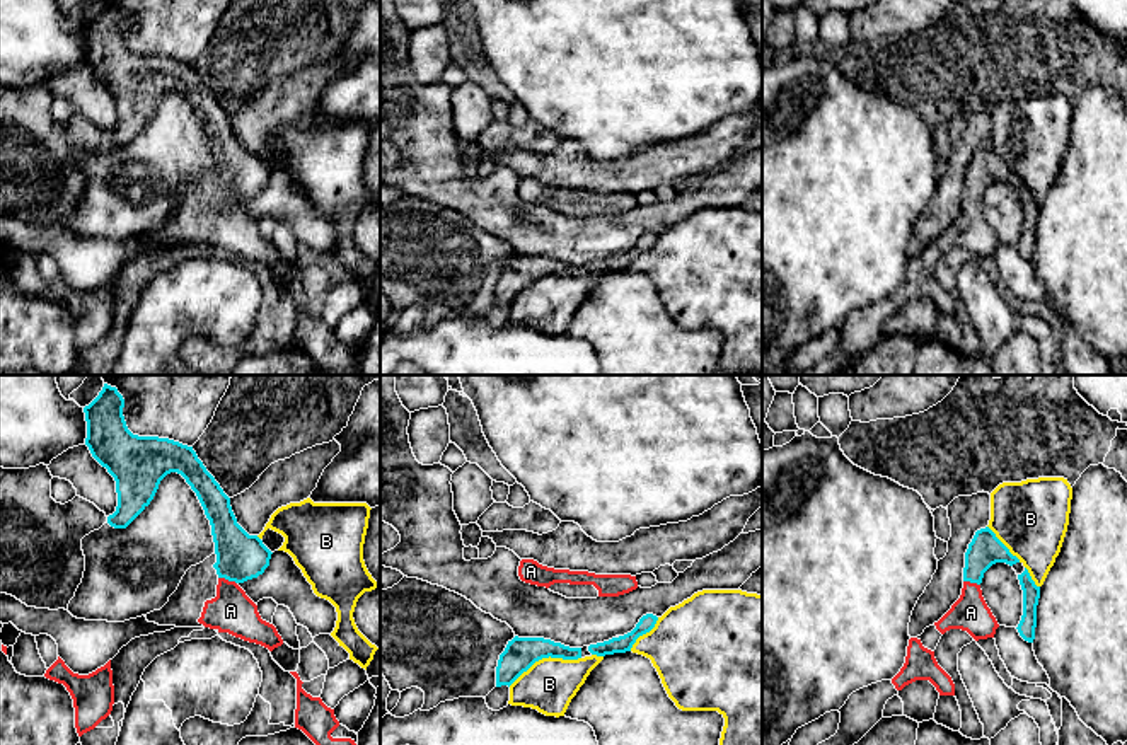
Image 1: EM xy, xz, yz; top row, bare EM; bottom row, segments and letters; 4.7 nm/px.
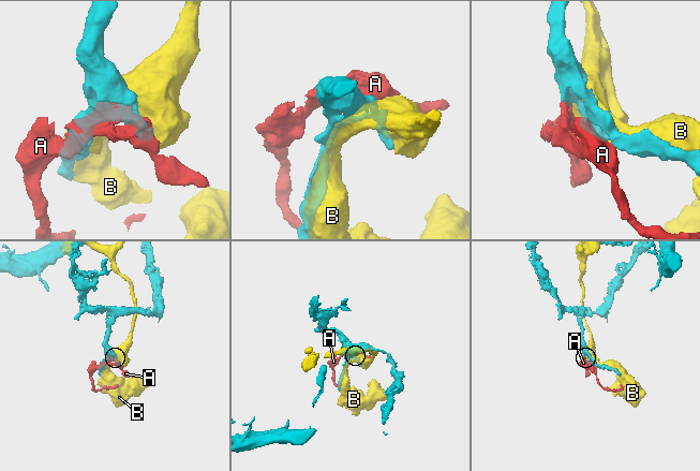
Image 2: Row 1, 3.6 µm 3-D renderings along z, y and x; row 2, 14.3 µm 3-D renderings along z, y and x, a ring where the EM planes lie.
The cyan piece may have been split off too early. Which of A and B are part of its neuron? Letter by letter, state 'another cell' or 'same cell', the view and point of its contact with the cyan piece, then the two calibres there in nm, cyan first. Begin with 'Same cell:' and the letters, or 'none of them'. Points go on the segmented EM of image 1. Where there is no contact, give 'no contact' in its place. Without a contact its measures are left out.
Same cell: A
A: same cell; meets cyan in xy at (227, 578); 220 nm thick on the cyan side, 200 nm on the other
B: another cell; meets cyan in xz at (544, 657); 160 nm thick on the cyan side, 240 nm on the other

